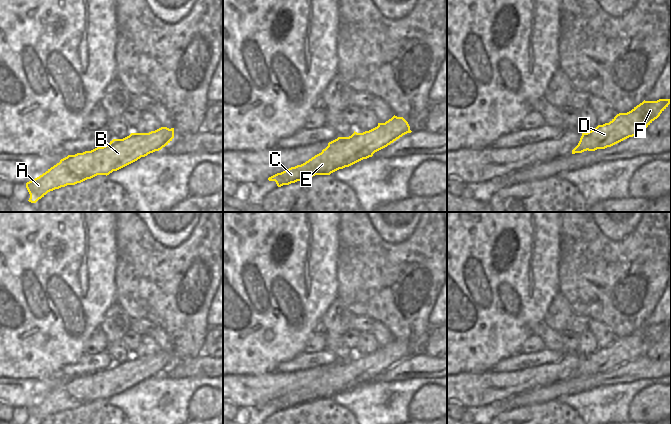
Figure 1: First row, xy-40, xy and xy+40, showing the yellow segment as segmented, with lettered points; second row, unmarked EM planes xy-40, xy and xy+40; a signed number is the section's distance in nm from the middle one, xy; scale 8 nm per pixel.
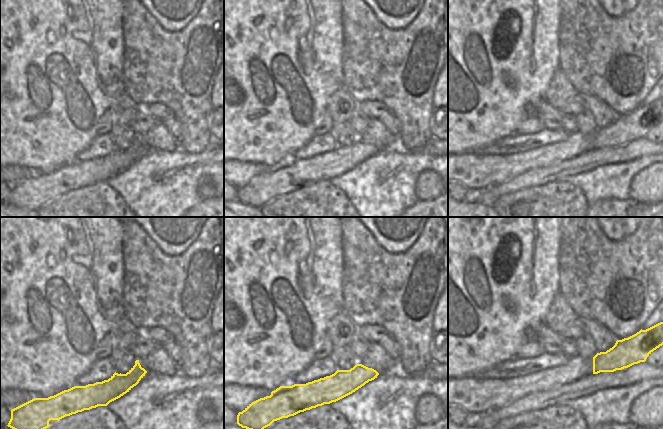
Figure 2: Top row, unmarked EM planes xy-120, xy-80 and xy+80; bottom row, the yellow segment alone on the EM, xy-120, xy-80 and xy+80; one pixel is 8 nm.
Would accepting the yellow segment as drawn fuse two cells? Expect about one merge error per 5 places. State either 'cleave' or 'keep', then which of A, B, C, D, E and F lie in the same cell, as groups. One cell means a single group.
keep | A B C D E F

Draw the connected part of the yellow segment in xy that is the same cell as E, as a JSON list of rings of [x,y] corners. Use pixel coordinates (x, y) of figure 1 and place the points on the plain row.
[[[393,340],[385,347],[363,357],[354,357],[349,361],[338,361],[328,367],[321,377],[305,387],[291,391],[268,402],[278,411],[289,409],[315,399],[331,397],[349,391],[373,378],[403,359],[411,357],[408,346],[403,341]]]

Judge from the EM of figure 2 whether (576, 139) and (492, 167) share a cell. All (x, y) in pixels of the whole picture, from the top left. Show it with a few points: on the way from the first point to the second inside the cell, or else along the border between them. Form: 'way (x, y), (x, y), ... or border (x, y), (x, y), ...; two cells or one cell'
way (555, 153), (513, 165); one cell

